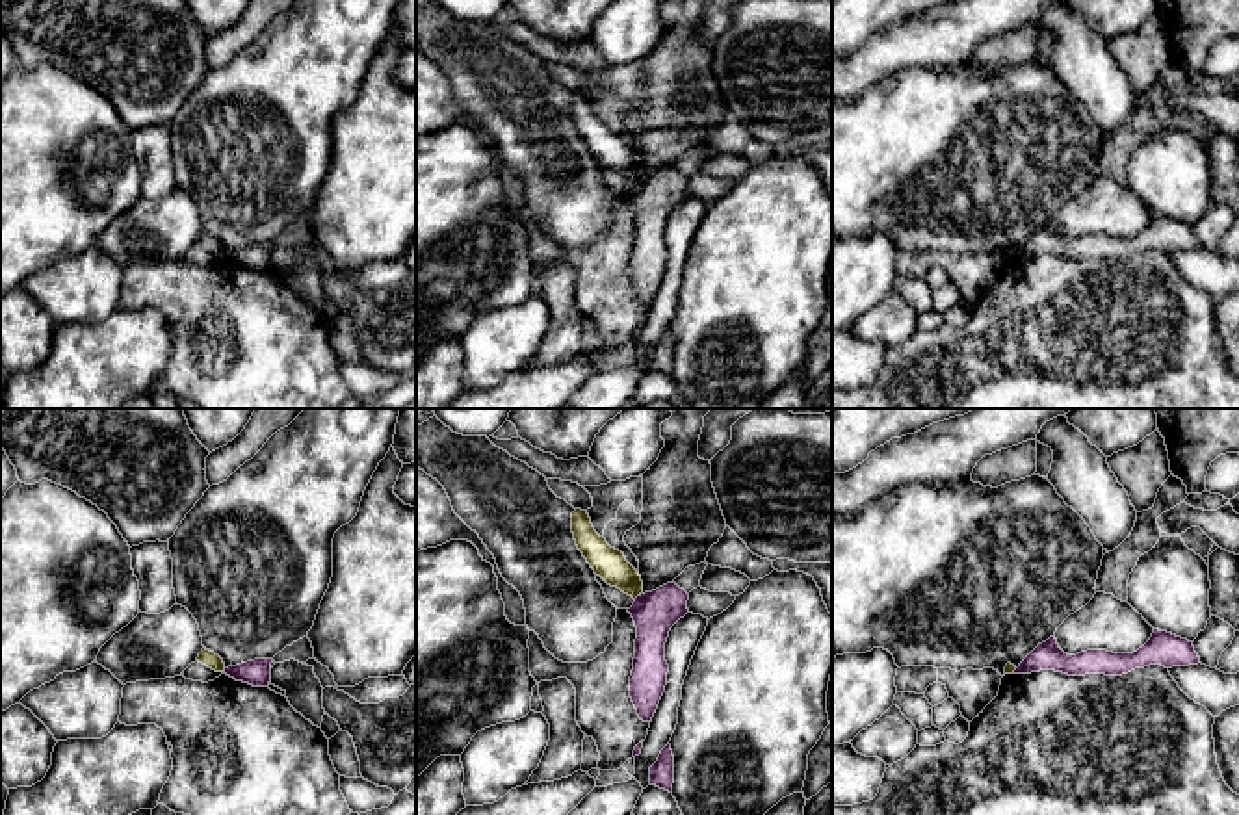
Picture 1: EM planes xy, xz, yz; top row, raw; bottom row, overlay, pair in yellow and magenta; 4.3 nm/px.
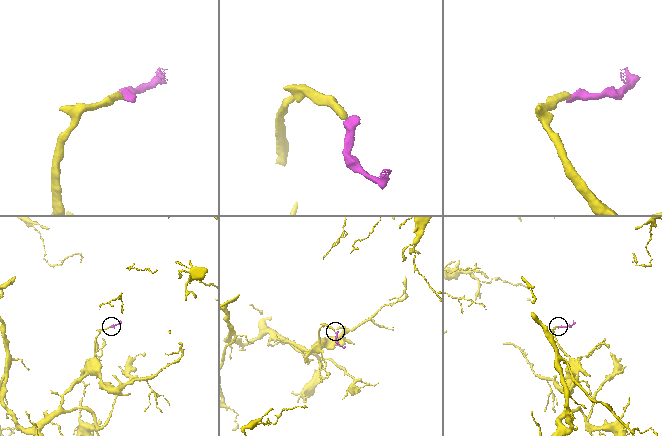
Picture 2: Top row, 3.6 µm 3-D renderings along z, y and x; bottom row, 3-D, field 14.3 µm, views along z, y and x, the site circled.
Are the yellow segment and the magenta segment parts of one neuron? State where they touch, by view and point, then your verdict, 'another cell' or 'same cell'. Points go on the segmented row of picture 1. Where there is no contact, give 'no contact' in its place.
meets yellow in xz at (638, 595); another cell

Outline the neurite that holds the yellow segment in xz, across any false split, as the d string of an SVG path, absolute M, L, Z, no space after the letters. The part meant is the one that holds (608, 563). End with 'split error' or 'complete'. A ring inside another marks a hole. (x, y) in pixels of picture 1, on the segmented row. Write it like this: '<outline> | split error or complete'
M576 509L572 512L572 533L578 550L596 576L633 600L641 596L643 581L639 572L626 561L622 551L611 548L606 538L594 531L587 511Z | complete

